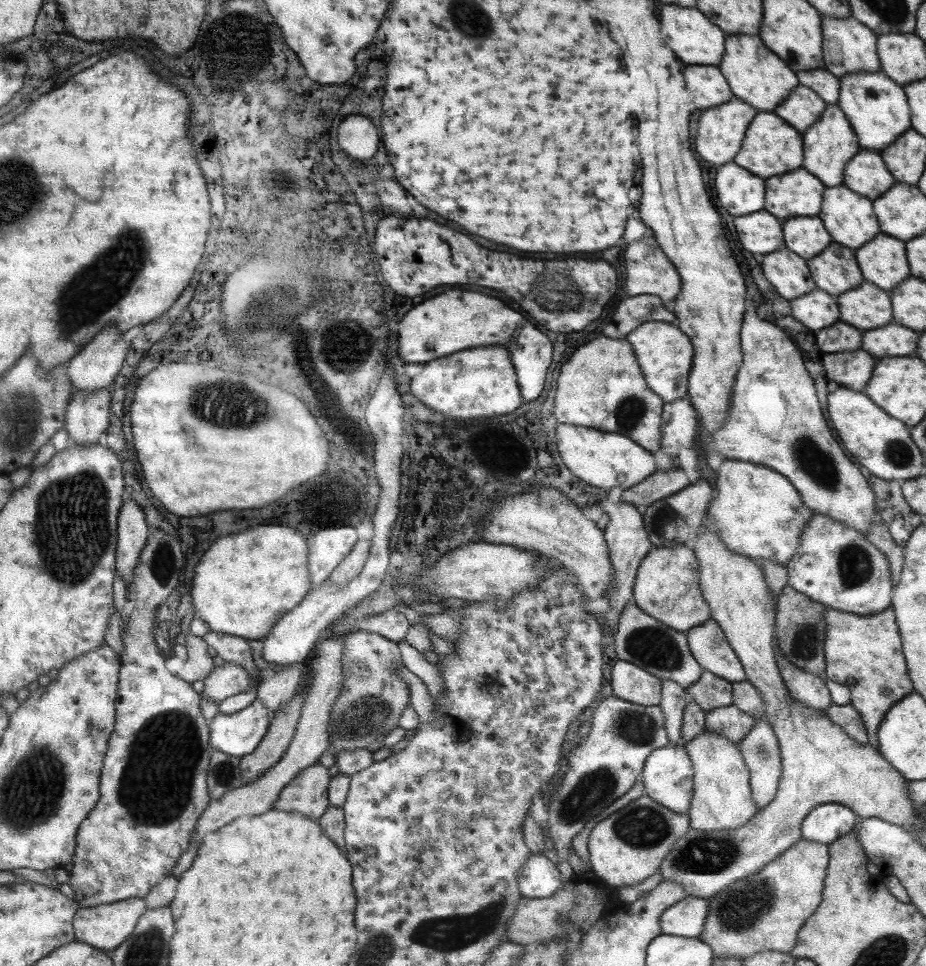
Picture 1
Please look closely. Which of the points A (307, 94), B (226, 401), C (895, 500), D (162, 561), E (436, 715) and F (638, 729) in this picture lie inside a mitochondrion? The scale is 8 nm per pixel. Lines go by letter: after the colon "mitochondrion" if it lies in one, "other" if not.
A: other
B: mitochondrion
C: other
D: mitochondrion
E: other
F: mitochondrion

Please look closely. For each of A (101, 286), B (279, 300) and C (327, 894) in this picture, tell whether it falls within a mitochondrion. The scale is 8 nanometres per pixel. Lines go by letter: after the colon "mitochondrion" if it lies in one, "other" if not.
A: mitochondrion
B: mitochondrion
C: other

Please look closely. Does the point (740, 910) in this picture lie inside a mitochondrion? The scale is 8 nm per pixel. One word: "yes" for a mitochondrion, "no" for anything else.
yes

